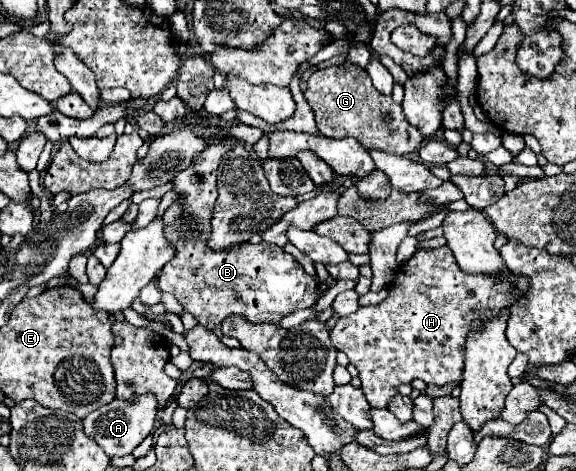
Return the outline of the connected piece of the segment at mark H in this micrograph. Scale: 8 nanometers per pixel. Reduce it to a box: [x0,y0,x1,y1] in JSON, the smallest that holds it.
[331,246,527,408]

